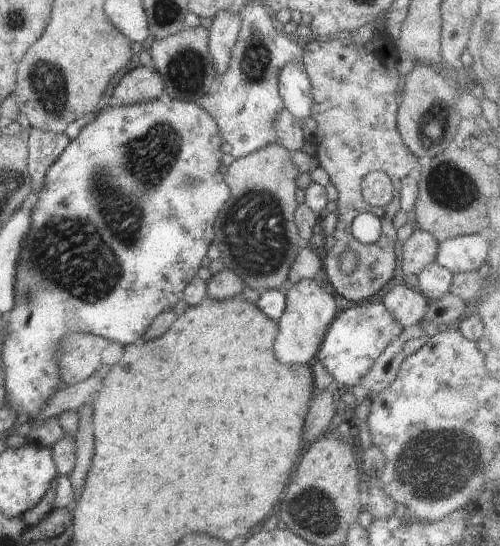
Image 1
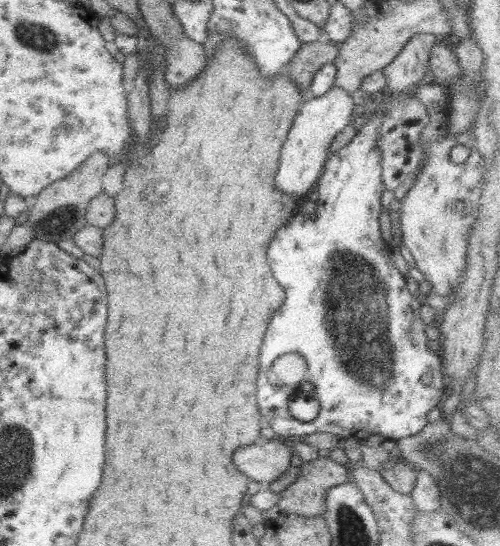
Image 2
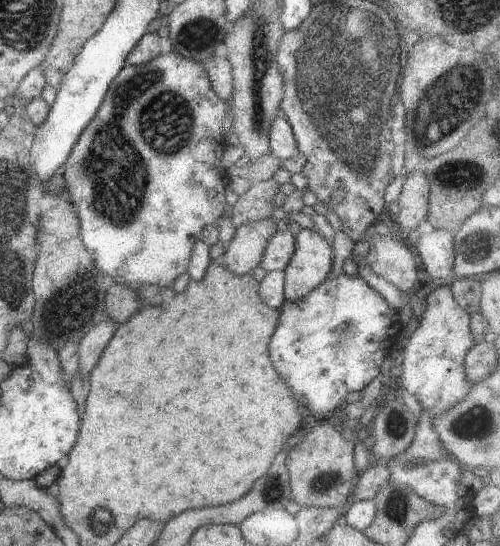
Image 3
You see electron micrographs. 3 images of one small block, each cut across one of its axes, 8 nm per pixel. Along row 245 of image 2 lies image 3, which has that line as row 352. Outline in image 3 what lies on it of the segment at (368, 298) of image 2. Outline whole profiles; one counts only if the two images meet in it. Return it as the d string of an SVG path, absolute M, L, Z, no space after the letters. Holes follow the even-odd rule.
M342 273L330 275L318 288L308 292L304 298L290 302L284 300L279 309L278 330L274 331L270 342L270 358L286 384L296 390L296 398L316 414L318 420L324 420L327 413L334 411L350 392L363 391L378 374L384 360L398 347L399 334L404 329L398 312L380 292L359 276Z

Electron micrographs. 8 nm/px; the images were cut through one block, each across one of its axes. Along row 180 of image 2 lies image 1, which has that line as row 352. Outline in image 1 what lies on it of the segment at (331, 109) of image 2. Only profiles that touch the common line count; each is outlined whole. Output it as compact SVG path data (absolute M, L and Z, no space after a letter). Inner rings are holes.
M302 279L291 285L285 290L285 297L284 312L277 320L278 334L274 343L276 358L287 365L311 366L316 360L329 324L340 311L334 297L315 279Z

